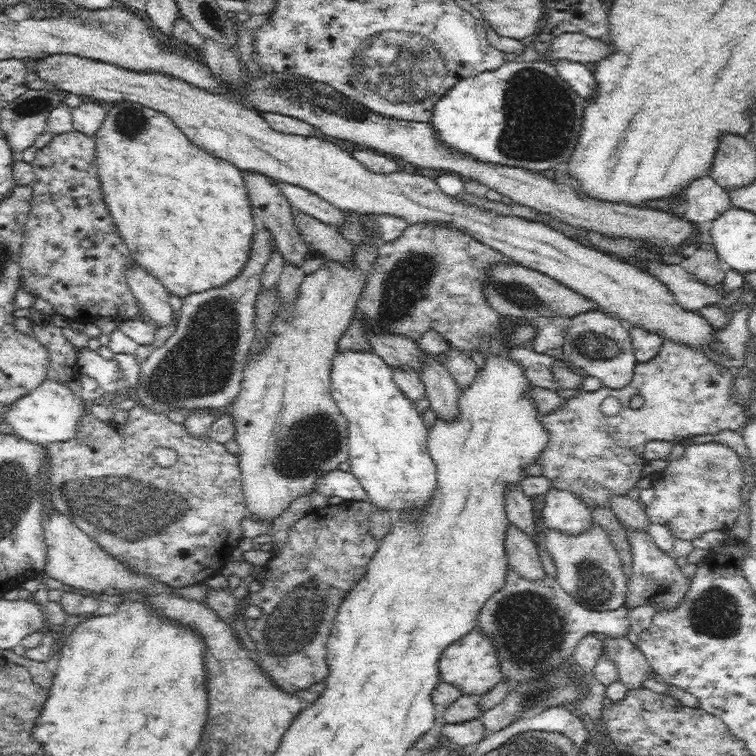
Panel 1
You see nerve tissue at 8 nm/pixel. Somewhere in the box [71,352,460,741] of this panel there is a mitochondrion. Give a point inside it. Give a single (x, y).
(284, 631)

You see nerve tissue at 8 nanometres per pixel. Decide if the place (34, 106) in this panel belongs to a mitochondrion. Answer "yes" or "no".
yes

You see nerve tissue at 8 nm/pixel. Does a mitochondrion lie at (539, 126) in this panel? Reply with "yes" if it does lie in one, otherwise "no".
yes

